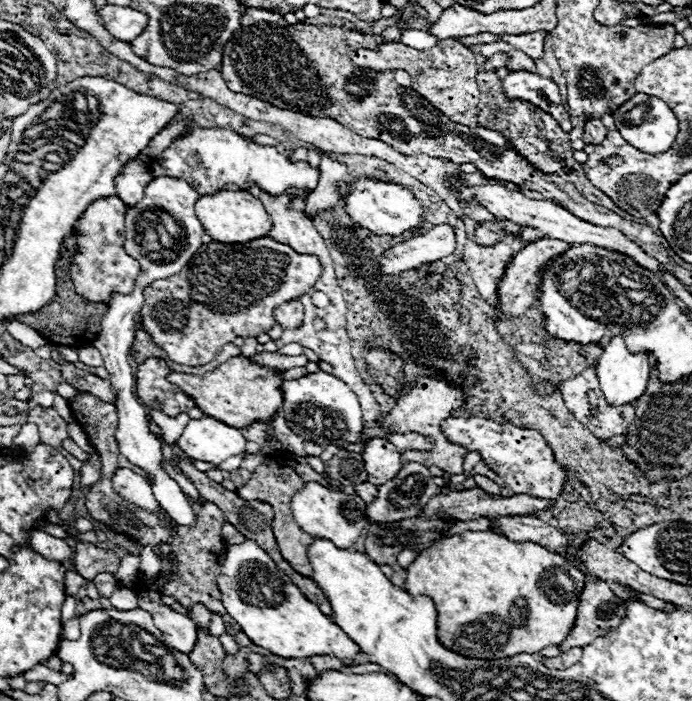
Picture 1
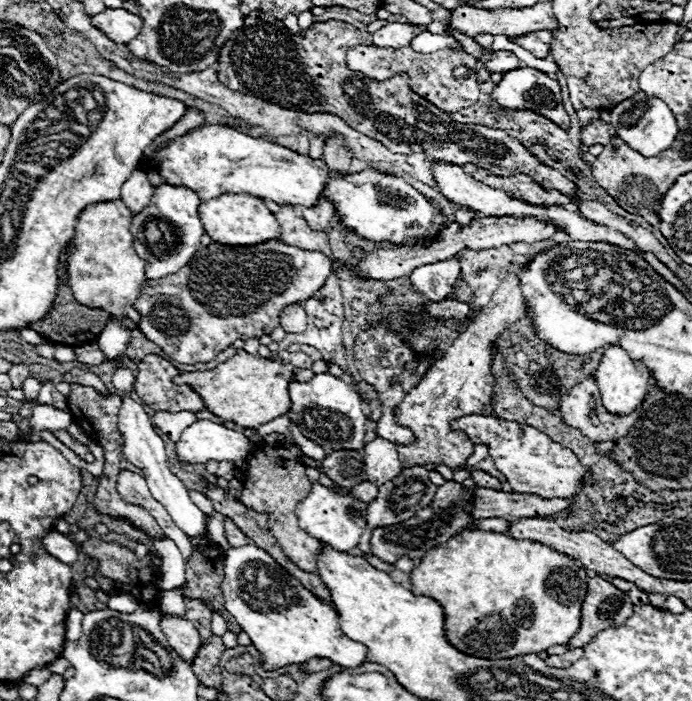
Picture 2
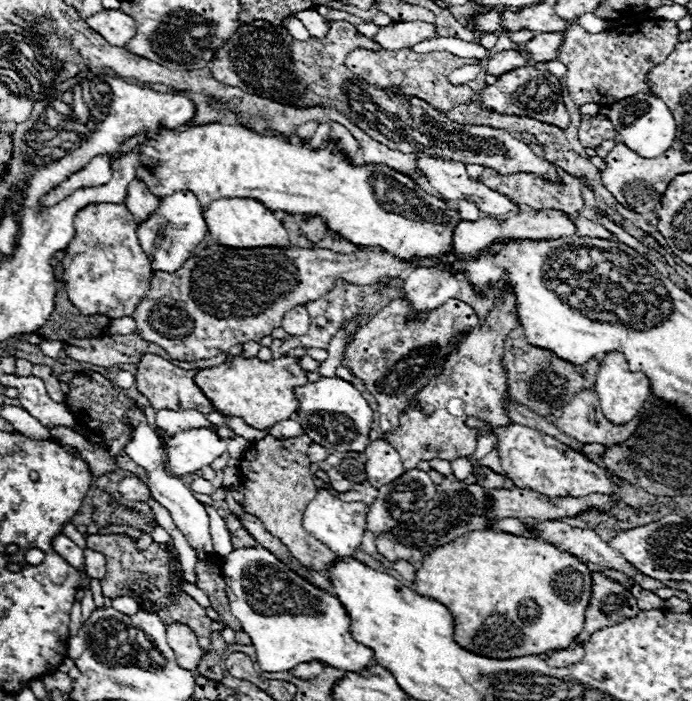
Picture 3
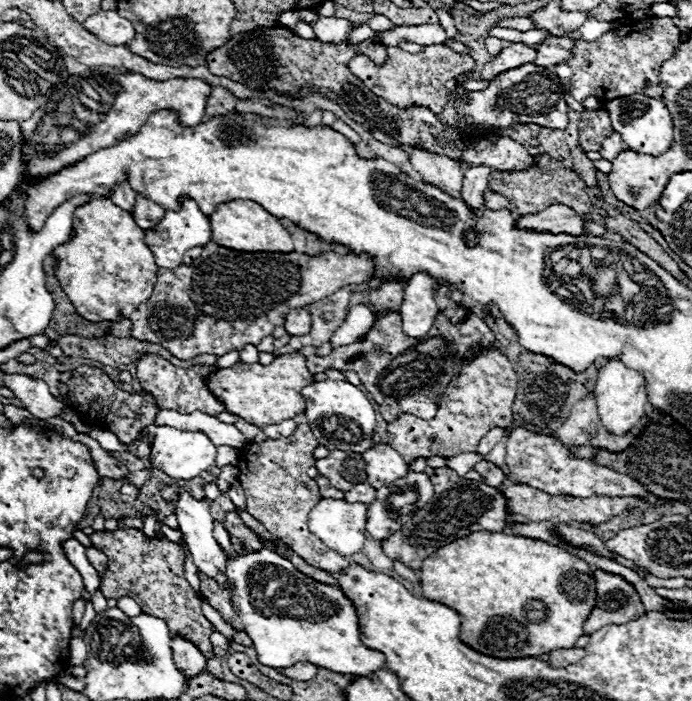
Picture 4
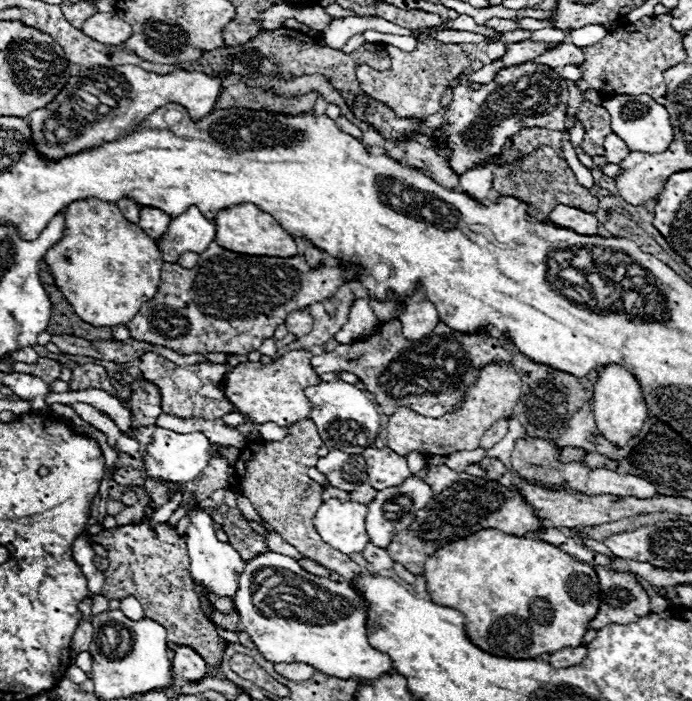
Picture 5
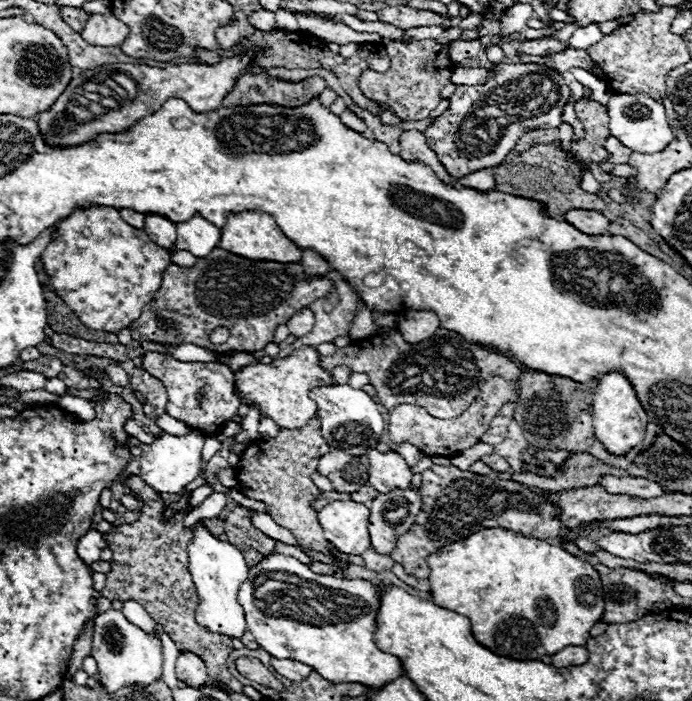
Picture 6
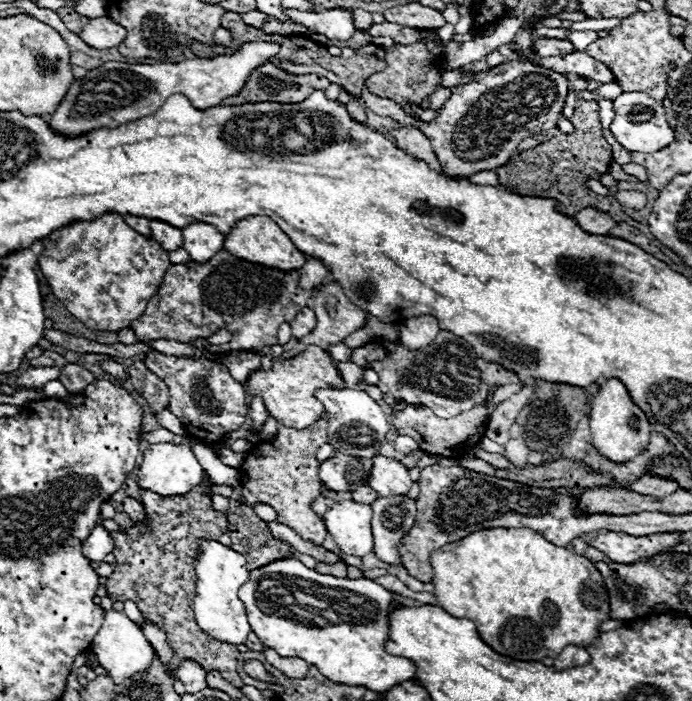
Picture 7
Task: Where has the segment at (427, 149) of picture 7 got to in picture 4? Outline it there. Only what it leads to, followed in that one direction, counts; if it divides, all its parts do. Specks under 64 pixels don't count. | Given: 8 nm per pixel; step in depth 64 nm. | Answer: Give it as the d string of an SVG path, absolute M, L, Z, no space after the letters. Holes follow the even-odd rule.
M412 148L410 164L424 176L426 182L442 188L442 192L454 198L460 198L464 178L464 166L460 162L450 160L448 156L438 156L434 152Z

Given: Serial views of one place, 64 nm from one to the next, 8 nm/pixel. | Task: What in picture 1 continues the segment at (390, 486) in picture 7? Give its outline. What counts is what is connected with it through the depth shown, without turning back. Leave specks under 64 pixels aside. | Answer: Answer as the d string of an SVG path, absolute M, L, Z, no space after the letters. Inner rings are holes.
M374 438L366 444L364 464L368 472L368 482L376 486L392 480L402 468L400 452L384 438Z

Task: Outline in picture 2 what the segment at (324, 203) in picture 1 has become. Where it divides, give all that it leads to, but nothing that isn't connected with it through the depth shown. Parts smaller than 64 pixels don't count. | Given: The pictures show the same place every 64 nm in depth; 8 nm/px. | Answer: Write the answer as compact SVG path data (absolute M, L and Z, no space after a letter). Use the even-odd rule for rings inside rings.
M334 138L334 140L330 140L330 142L326 144L322 160L326 162L330 174L350 174L352 158L350 158L350 154L342 148L342 140L340 140L340 138ZM320 198L316 206L306 208L306 206L298 206L296 208L298 216L302 216L310 228L314 230L326 230L332 222L334 222L334 204L326 198Z

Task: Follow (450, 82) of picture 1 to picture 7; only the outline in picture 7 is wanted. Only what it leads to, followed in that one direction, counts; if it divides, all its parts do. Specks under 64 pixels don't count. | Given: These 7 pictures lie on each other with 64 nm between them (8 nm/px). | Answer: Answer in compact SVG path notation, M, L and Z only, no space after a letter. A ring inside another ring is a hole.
M420 40L420 42L414 42L414 44L394 44L392 48L386 50L386 70L384 72L376 72L372 76L366 78L364 86L380 96L380 98L388 98L388 100L394 100L396 104L400 104L406 114L410 116L416 116L410 108L410 102L420 106L422 108L422 100L426 96L430 96L434 90L438 90L442 84L442 74L444 74L444 64L442 64L442 58L440 56L434 56L428 48L426 48L426 40Z

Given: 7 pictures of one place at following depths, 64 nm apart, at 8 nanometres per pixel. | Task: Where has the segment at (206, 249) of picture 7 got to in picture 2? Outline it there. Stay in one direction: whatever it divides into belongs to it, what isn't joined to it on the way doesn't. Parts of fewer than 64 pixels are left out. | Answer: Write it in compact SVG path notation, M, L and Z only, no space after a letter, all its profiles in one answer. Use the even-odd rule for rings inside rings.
M160 184L154 188L150 208L132 214L132 248L146 262L146 280L158 280L162 276L176 274L196 254L200 248L200 238L206 234L198 218L198 204L200 200L190 188Z

